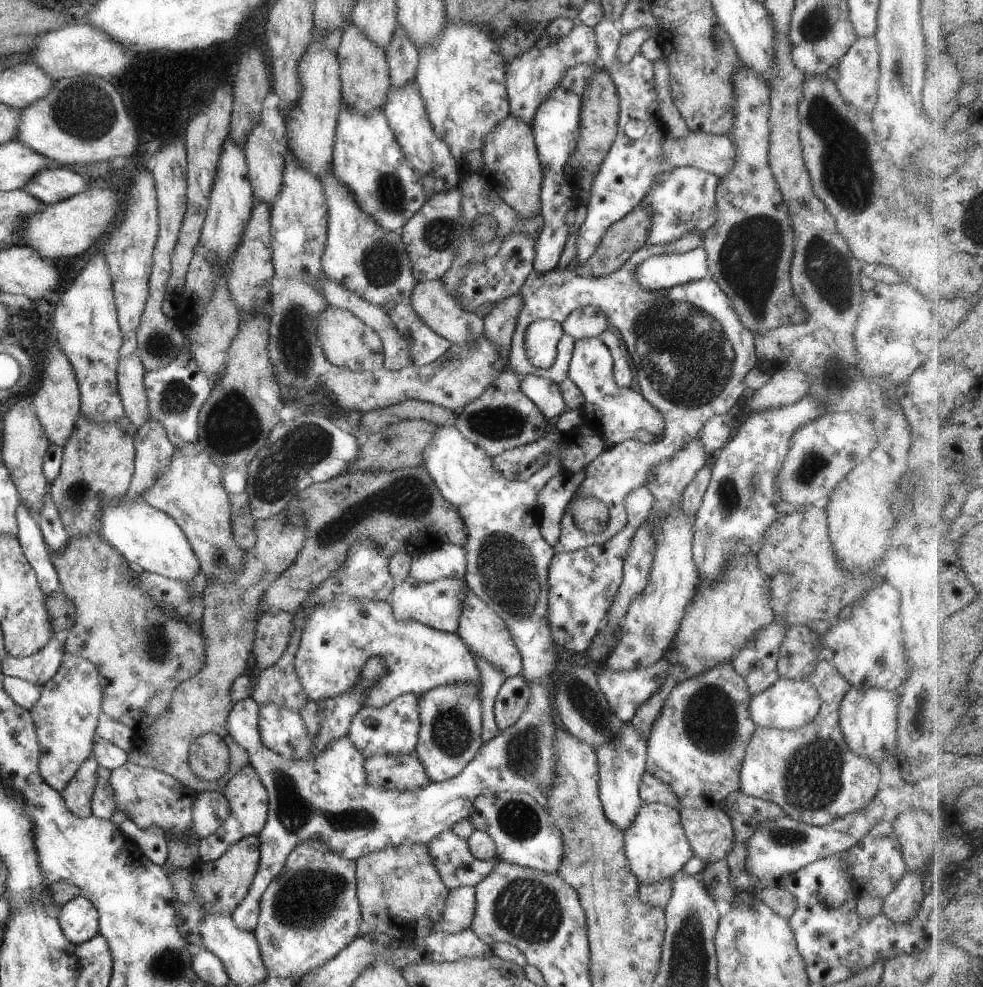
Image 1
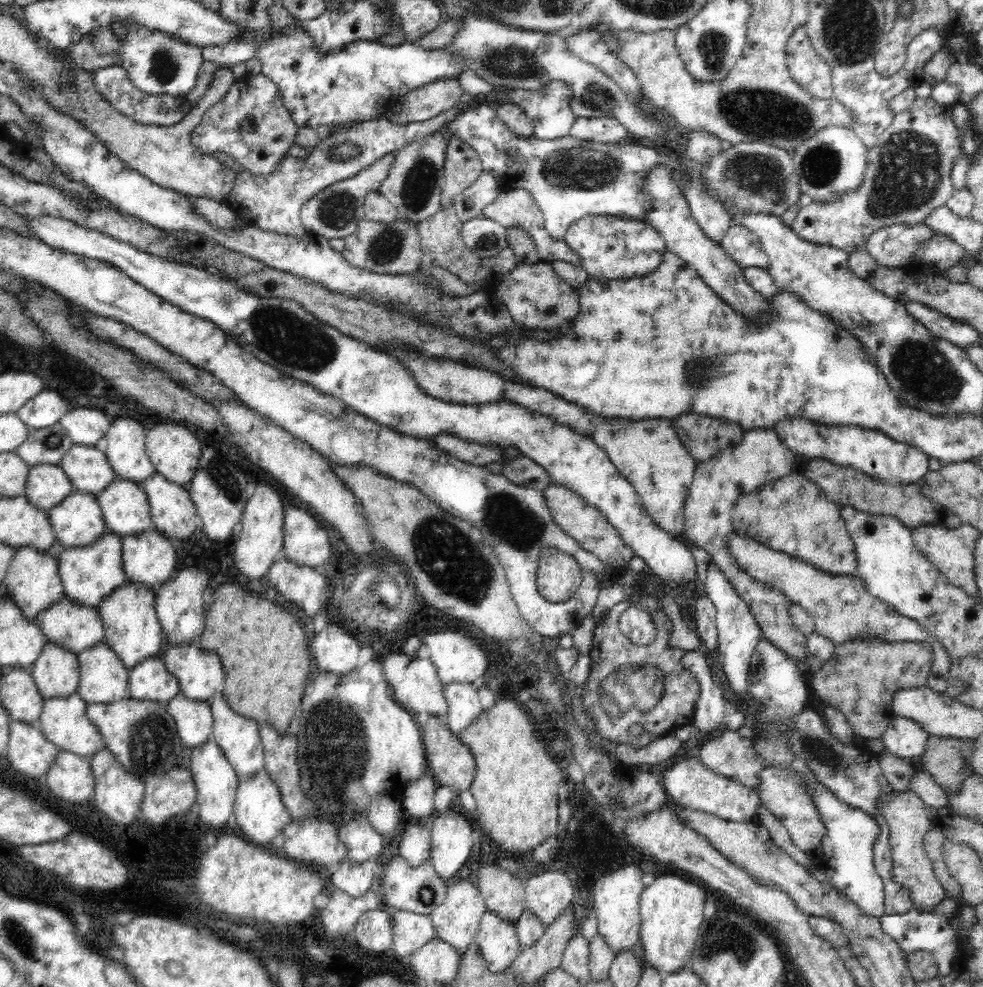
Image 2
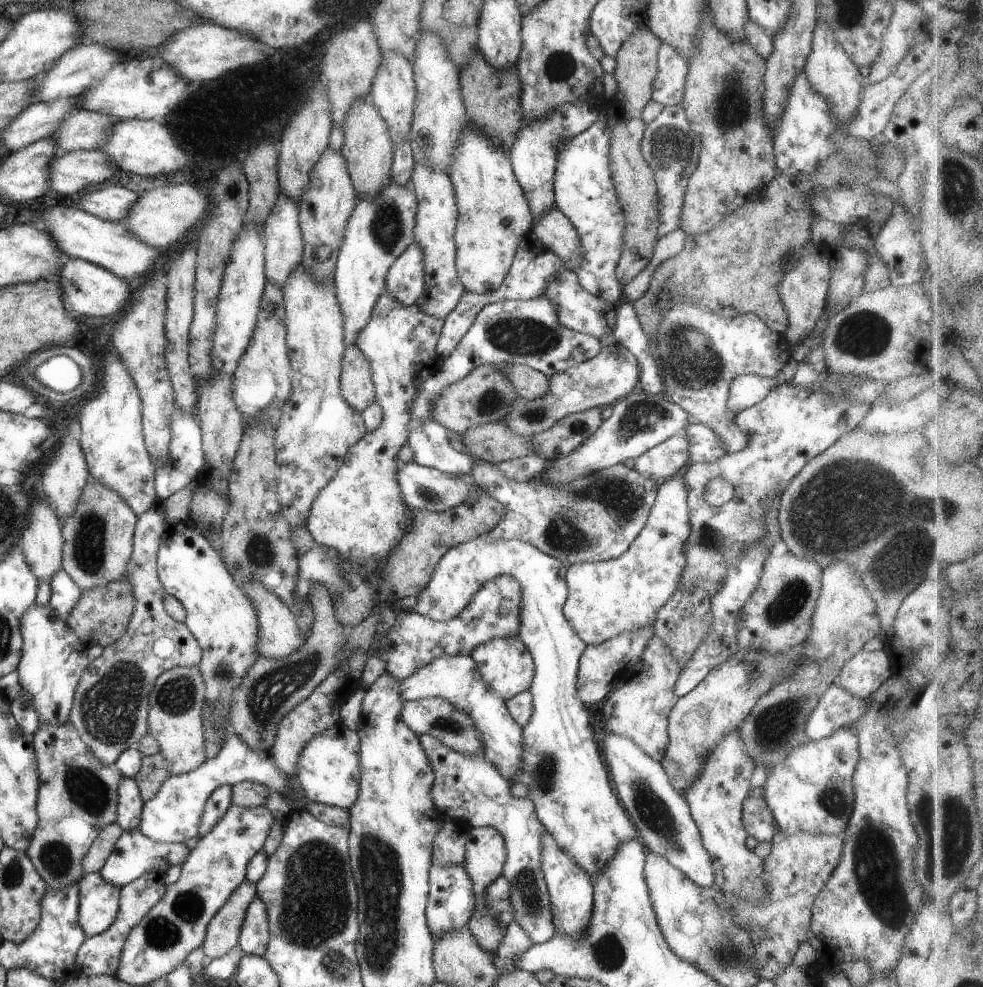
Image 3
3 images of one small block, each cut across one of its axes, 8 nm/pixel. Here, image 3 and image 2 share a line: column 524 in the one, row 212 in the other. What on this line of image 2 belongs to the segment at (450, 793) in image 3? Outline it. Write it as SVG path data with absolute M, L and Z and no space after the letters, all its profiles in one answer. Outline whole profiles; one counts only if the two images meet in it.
M917 97L908 110L895 114L892 124L879 136L878 144L868 149L867 171L859 189L827 203L812 203L801 207L791 230L805 242L832 246L836 249L867 250L867 242L876 230L890 226L920 226L925 218L946 201L957 190L952 180L952 167L962 158L962 134L952 116L953 105L941 105L933 97Z

